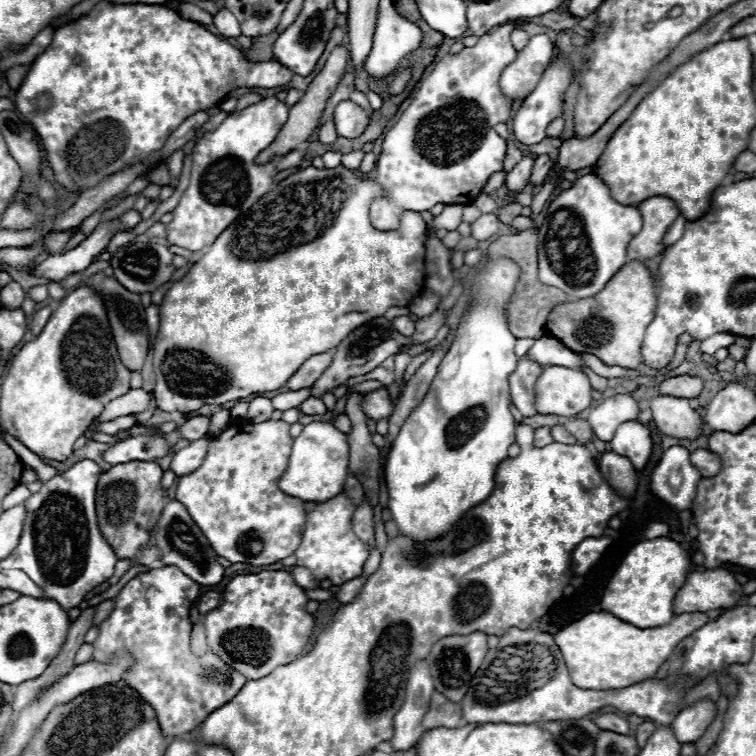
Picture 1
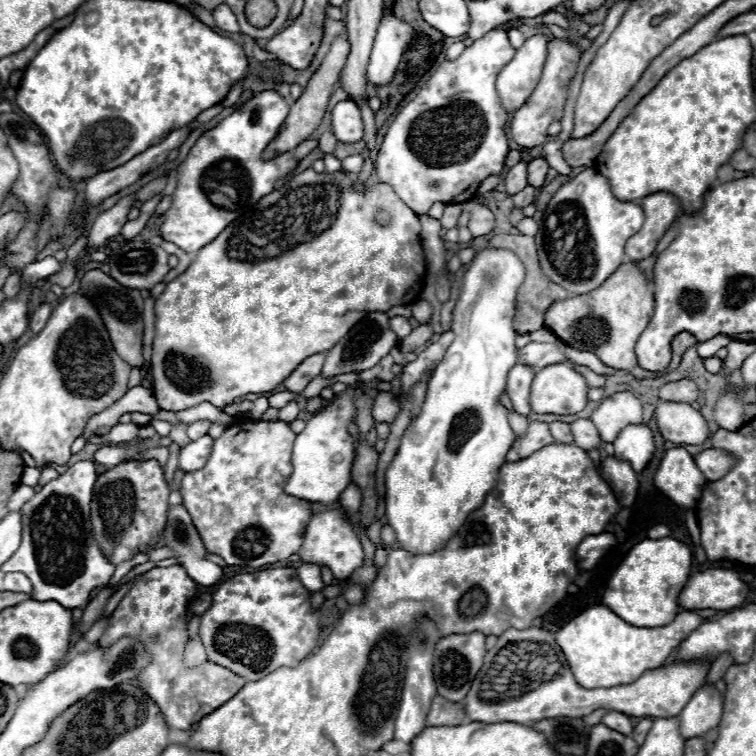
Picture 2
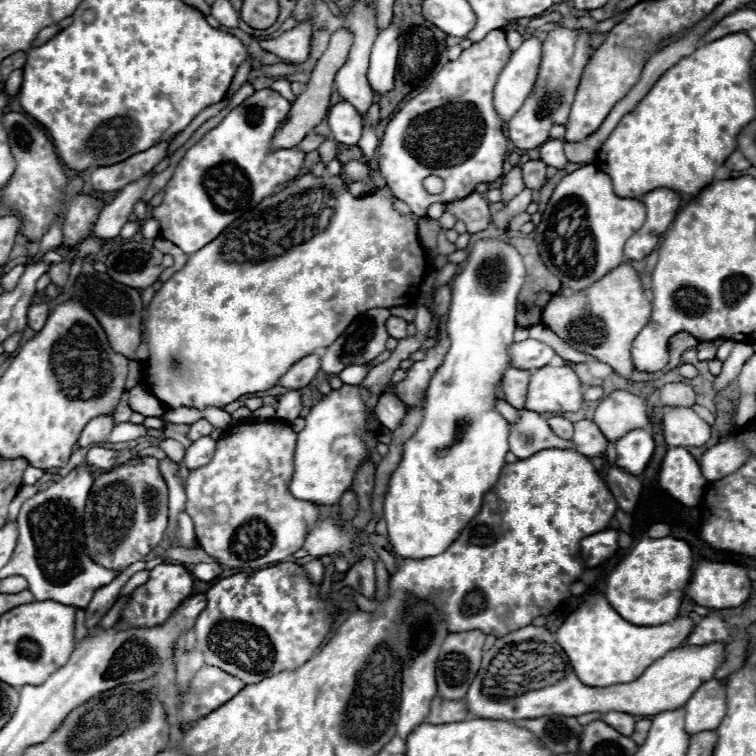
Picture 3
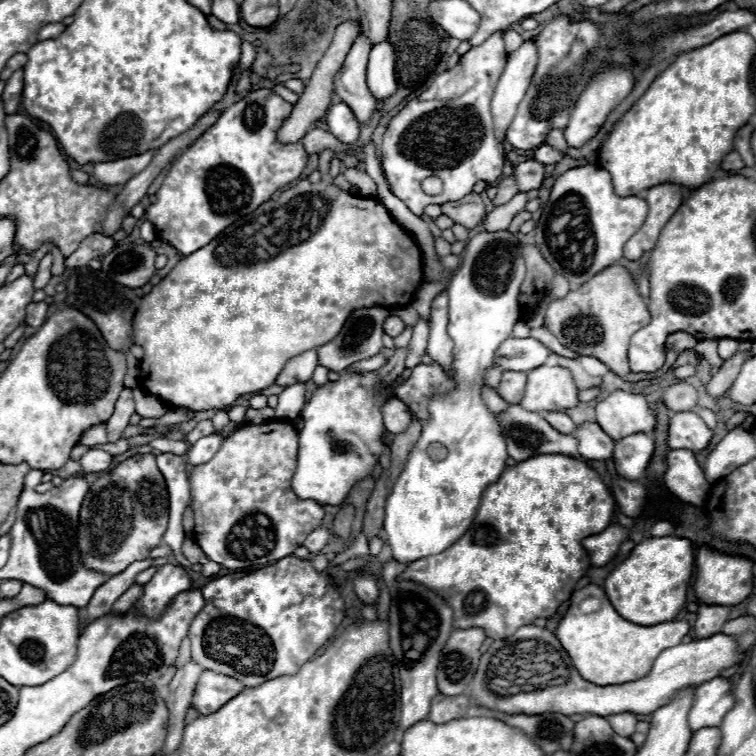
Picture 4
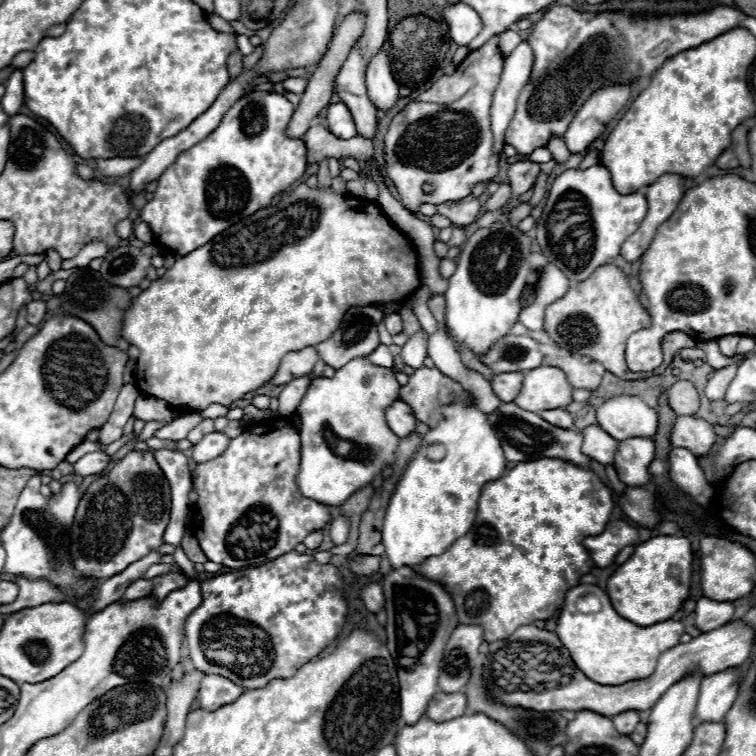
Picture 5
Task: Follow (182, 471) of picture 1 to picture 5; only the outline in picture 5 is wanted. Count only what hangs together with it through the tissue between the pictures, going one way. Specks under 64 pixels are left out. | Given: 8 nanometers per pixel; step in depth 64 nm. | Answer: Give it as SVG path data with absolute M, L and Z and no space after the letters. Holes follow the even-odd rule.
M212 432L212 434L206 434L198 444L192 446L192 460L196 464L202 464L202 462L208 462L216 456L220 456L224 452L224 448L228 446L230 438L222 432Z

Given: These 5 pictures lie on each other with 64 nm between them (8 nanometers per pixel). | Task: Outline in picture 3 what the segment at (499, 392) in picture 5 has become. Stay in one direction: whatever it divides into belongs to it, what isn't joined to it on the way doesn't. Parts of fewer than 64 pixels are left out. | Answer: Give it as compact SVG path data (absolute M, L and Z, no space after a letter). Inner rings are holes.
M508 368L502 380L502 390L506 396L506 402L512 404L516 410L526 410L526 394L528 394L528 384L530 384L530 372L520 370L520 368Z

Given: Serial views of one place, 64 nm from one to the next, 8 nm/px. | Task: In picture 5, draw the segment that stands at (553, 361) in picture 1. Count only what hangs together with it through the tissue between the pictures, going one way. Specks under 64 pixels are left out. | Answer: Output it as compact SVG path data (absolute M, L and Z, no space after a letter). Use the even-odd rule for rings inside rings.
M504 336L482 360L494 372L528 372L544 362L540 344L530 336Z

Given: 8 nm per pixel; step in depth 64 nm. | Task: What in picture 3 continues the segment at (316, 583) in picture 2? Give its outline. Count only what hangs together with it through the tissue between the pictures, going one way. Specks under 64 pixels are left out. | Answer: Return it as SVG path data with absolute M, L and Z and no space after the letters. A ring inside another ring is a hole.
M312 560L312 562L304 564L304 572L306 572L306 576L308 576L308 580L312 584L316 584L316 586L322 584L322 580L324 580L324 566L322 566L320 560Z

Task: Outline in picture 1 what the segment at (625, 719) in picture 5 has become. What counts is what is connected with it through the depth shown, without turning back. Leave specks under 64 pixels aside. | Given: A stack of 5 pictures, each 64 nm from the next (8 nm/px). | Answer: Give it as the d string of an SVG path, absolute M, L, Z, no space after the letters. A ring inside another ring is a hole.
M600 714L594 718L594 722L596 726L600 726L600 730L616 730L616 734L630 734L628 722L616 714Z

